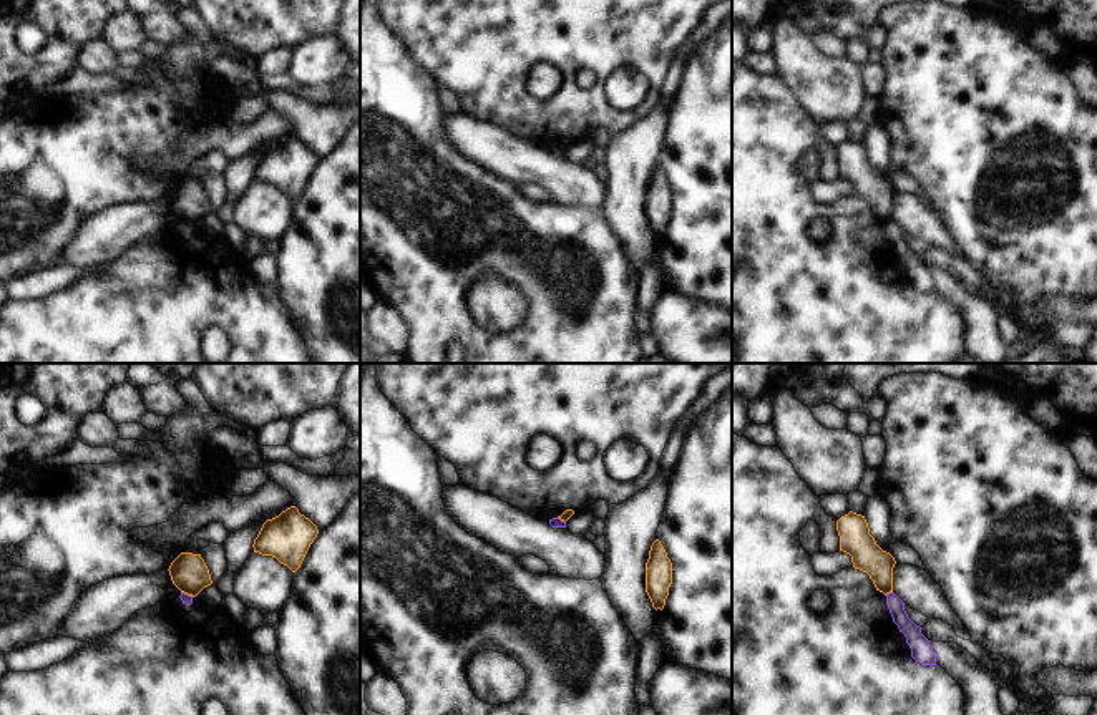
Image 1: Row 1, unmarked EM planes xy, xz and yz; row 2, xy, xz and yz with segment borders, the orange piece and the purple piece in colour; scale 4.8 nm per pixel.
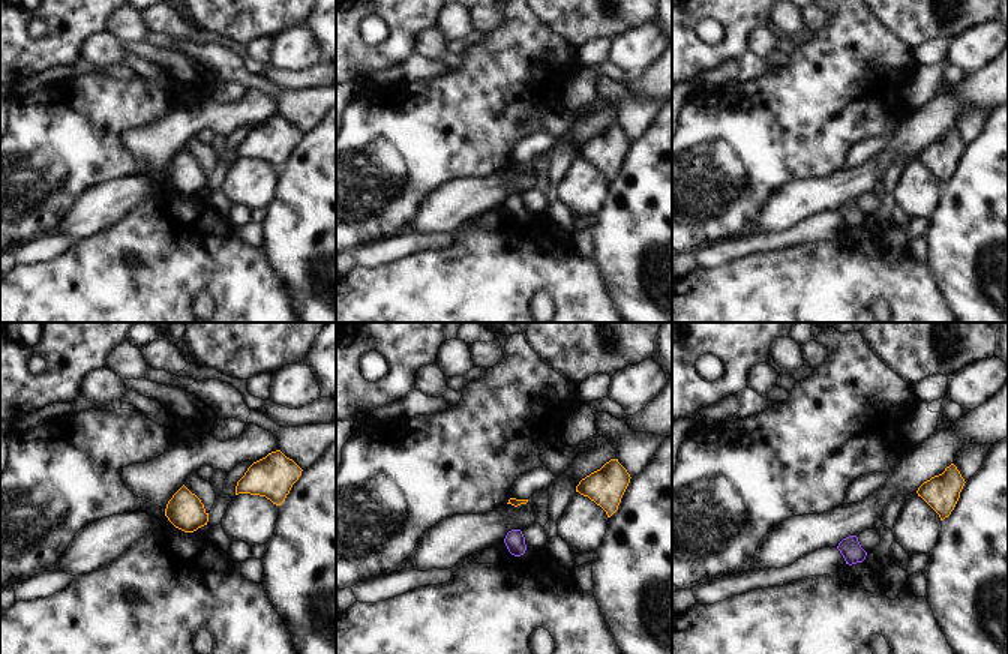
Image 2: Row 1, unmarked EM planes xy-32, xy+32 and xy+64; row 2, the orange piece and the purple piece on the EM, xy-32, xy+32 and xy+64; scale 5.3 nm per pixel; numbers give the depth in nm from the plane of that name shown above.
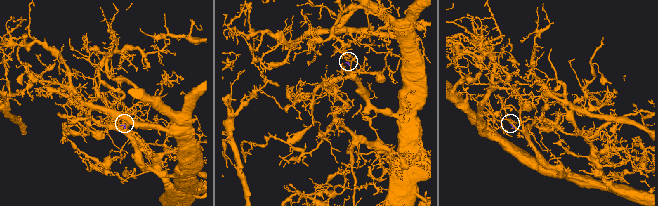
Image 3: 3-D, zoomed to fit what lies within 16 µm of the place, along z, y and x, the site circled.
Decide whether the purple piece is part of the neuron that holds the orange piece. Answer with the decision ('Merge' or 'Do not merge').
Do not merge.

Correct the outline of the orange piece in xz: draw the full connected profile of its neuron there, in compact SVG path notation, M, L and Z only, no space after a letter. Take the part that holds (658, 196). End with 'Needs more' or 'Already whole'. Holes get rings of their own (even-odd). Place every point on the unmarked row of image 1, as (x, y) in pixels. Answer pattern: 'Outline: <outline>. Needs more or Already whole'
Outline: M656 168L649 179L646 191L646 221L652 236L664 237L672 212L672 191L659 168Z. Already whole.

